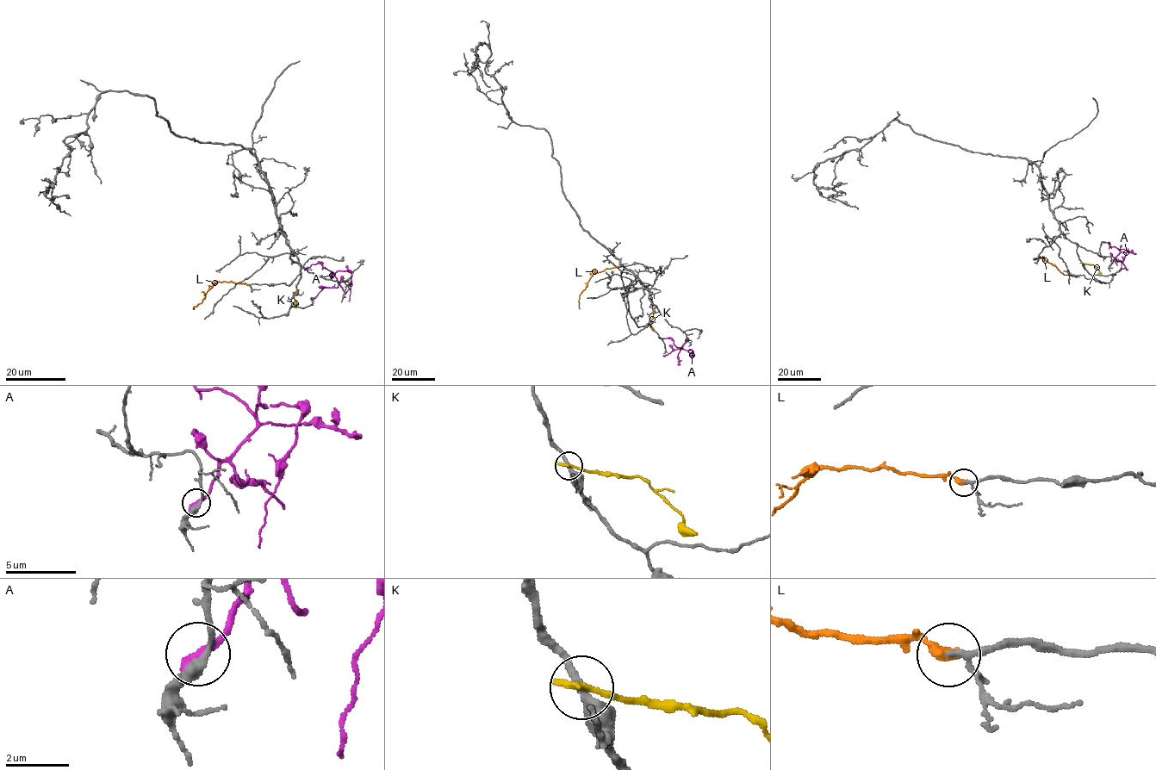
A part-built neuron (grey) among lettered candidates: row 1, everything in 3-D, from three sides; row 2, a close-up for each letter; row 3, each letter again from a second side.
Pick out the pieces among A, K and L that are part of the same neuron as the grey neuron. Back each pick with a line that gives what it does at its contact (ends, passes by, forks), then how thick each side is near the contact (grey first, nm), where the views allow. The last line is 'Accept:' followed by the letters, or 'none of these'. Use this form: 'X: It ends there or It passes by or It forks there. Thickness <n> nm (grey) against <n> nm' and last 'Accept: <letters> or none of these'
L: It ends there. Thickness 150 nm (grey) against 400 nm
Accept: L

